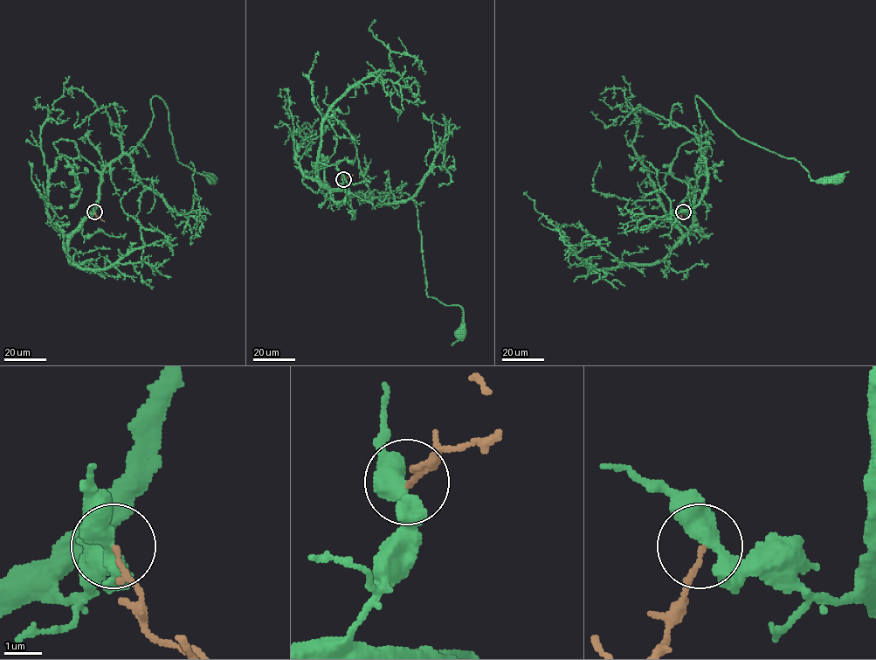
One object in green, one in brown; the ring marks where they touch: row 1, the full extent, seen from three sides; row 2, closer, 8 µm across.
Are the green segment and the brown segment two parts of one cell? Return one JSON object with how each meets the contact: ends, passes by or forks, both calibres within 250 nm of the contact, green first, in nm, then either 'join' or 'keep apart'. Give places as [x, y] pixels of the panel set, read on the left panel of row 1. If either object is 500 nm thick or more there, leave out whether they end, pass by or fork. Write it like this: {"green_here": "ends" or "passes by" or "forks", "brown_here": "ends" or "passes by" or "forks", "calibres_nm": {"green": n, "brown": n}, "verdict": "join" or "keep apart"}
{"green_here": "passes by", "brown_here": "ends", "calibres_nm": {"green": 440, "brown": 130}, "verdict": "join"}

